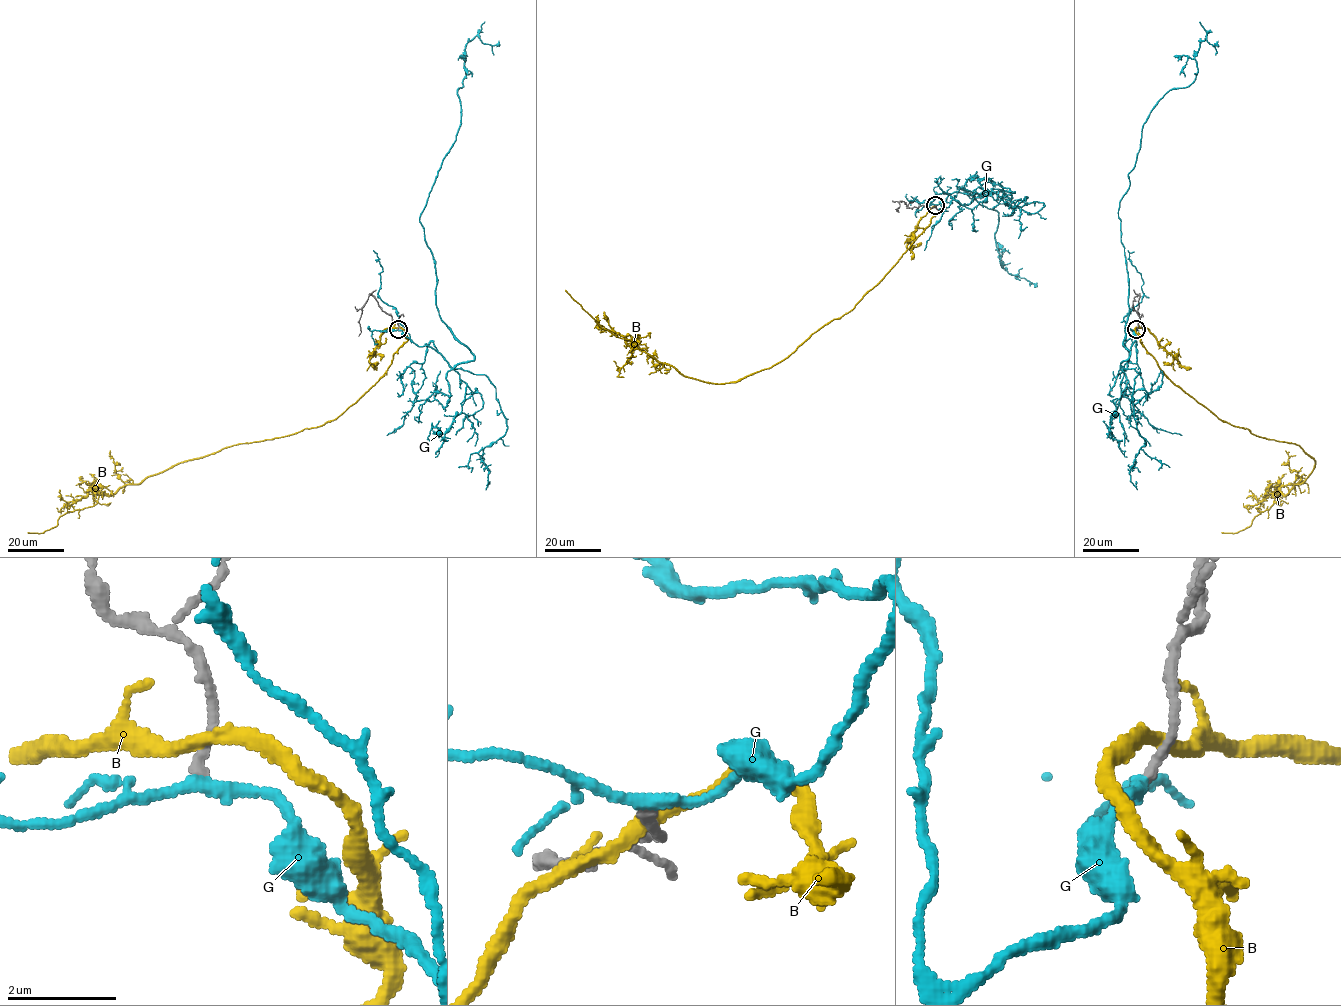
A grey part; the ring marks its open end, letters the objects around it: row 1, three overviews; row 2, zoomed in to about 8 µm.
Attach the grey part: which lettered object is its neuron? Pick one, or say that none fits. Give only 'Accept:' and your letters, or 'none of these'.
Accept: G

